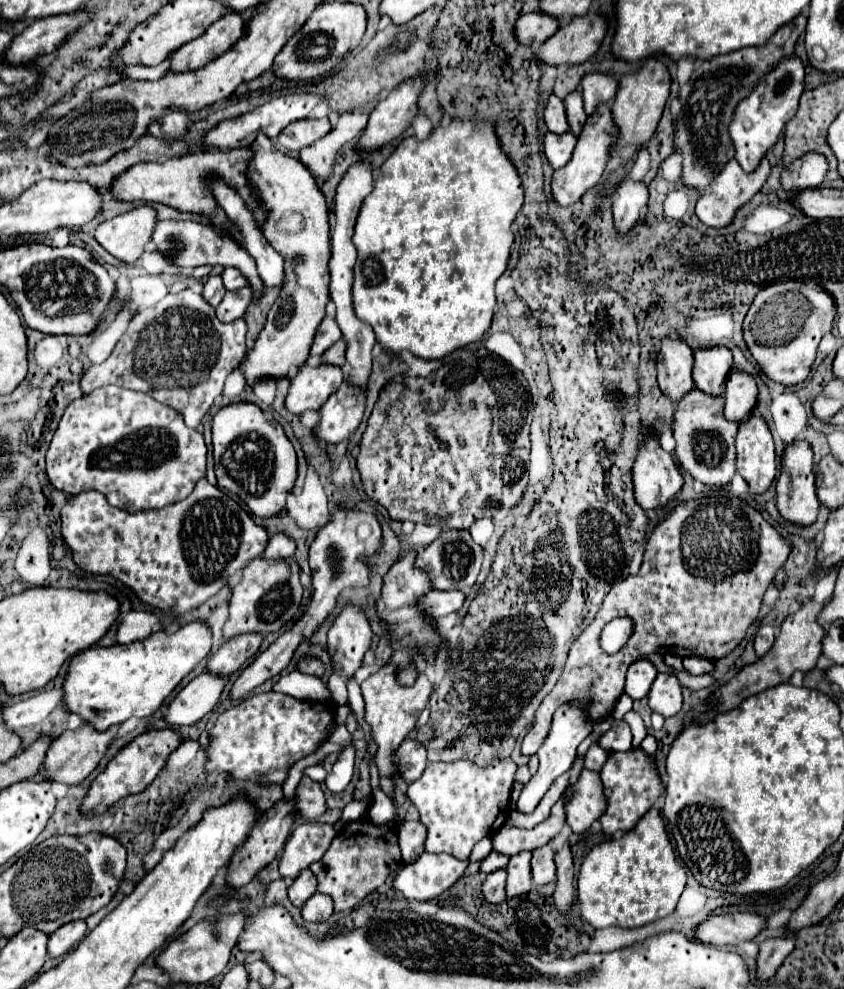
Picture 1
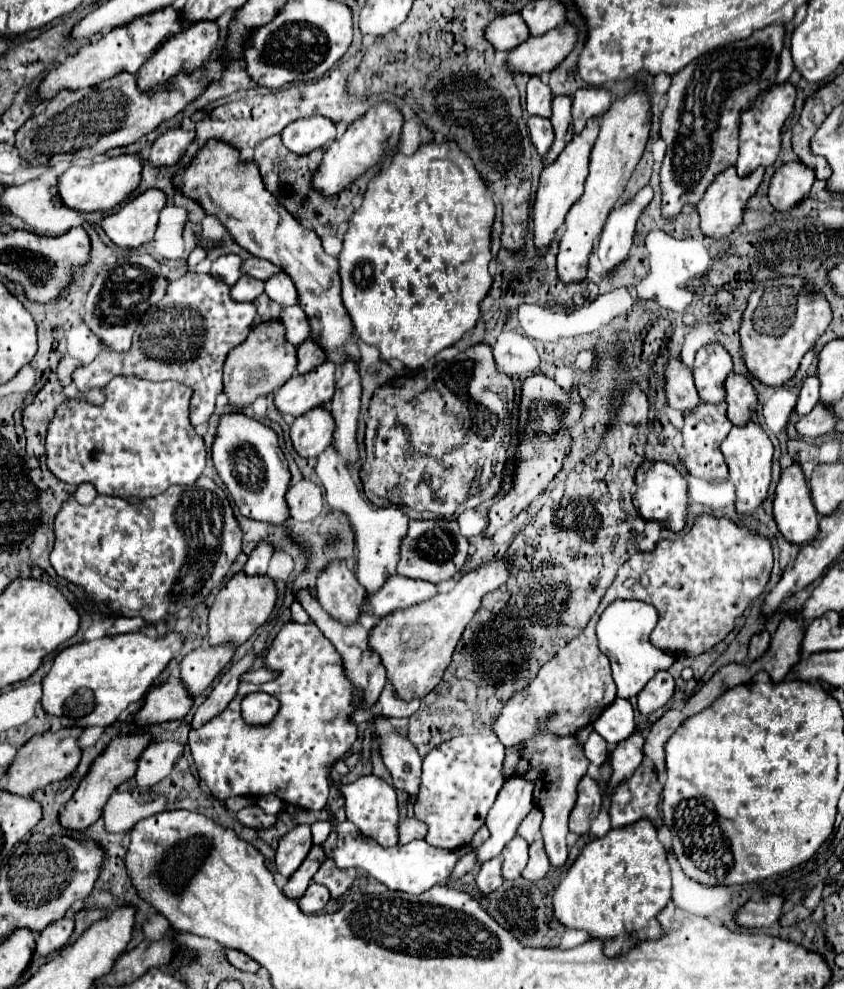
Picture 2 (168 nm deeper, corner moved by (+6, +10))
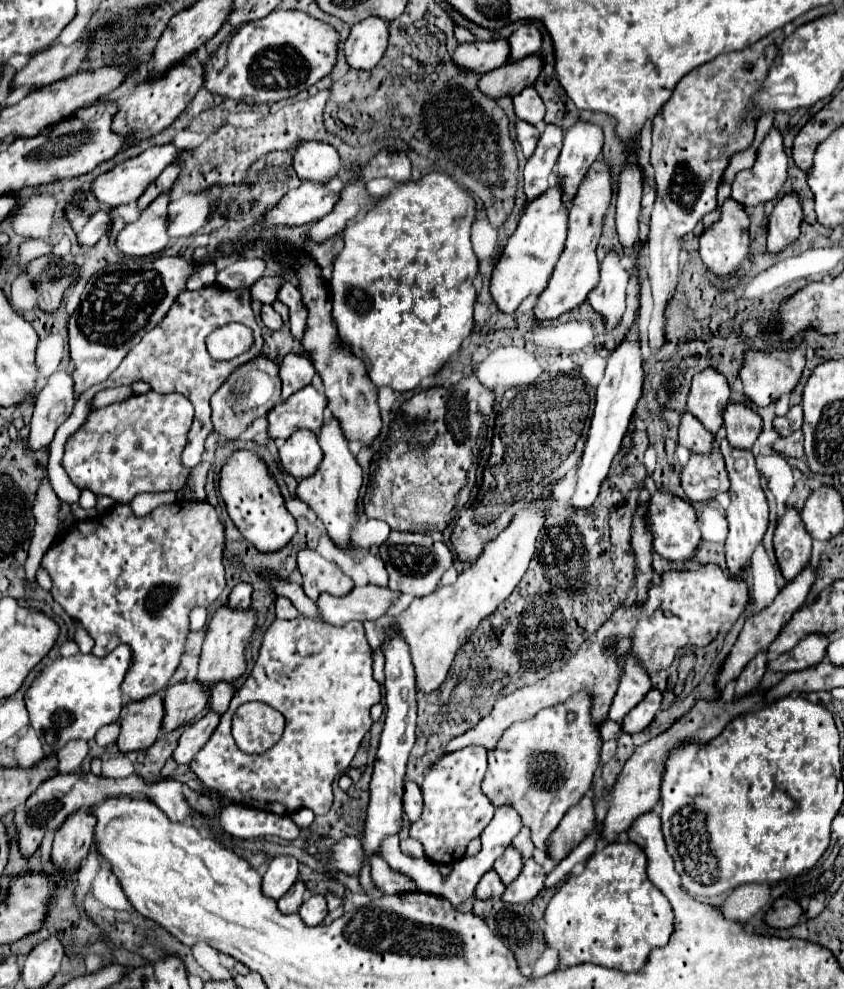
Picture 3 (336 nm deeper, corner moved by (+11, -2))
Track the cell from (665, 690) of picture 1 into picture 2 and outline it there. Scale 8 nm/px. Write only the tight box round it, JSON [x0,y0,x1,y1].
[638,671,674,715]

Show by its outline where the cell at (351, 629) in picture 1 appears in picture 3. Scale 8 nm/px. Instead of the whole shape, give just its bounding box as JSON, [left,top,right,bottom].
[297,551,353,601]

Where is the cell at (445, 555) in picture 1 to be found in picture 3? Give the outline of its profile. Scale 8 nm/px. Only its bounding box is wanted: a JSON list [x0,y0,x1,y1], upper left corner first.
[381,531,455,597]

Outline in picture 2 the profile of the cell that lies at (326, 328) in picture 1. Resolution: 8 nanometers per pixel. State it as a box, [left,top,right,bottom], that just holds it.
[280,305,310,345]

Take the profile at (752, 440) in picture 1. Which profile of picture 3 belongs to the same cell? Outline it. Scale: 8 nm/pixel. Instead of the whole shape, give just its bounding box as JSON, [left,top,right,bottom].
[721,439,769,577]

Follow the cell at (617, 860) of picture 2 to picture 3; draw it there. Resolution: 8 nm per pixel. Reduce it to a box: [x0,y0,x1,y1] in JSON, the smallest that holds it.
[545,843,673,973]

